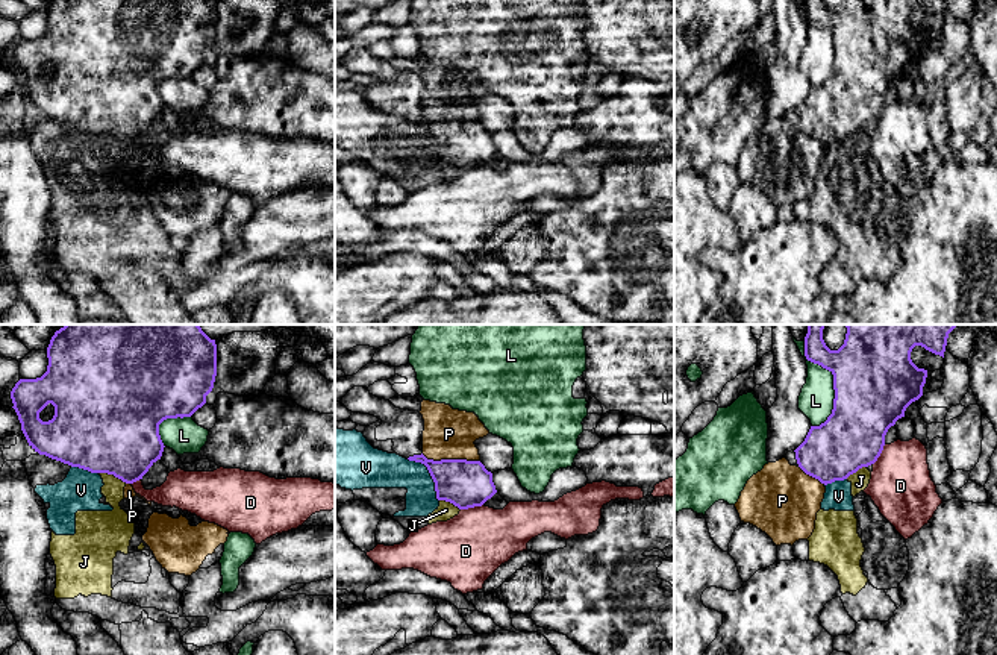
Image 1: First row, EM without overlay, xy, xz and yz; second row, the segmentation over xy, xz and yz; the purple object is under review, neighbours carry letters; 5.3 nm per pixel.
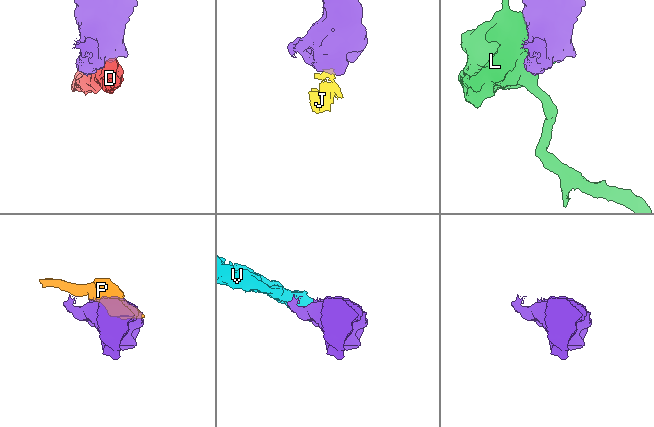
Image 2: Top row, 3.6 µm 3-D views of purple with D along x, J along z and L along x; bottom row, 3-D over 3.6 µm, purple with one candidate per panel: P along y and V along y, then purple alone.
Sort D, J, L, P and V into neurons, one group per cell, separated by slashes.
D / J V / L / P

